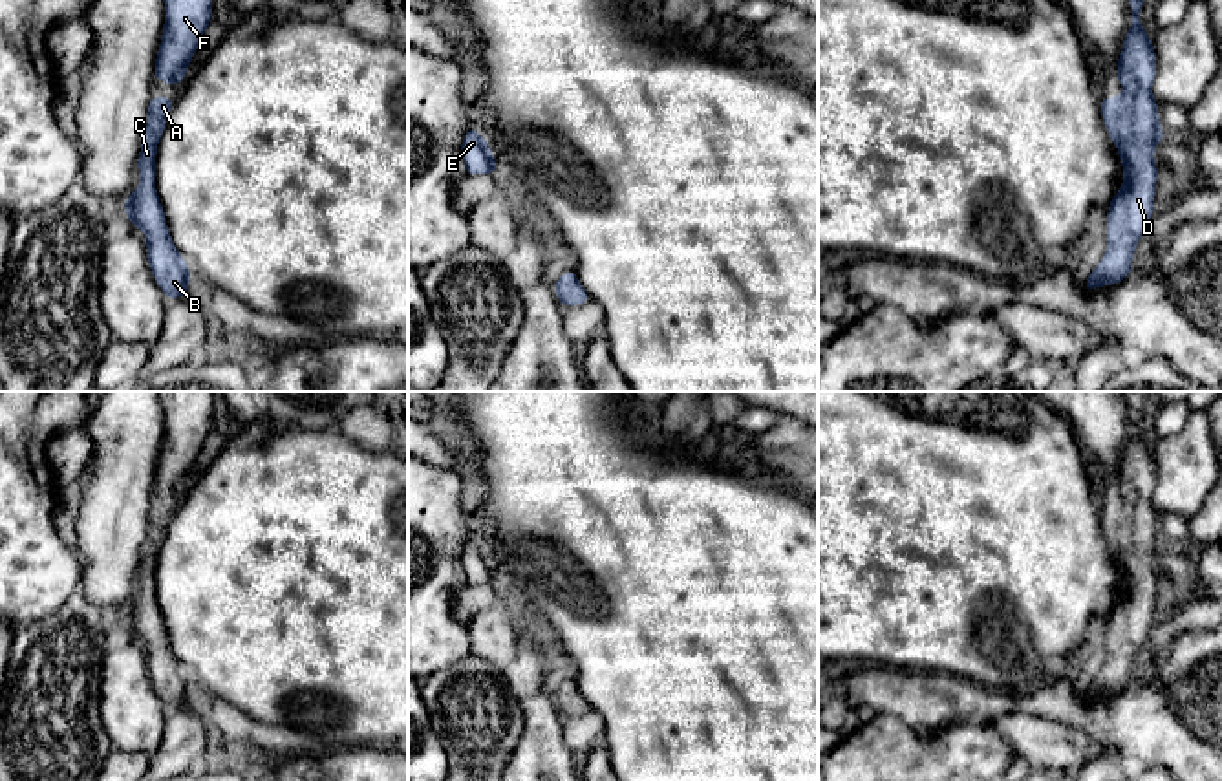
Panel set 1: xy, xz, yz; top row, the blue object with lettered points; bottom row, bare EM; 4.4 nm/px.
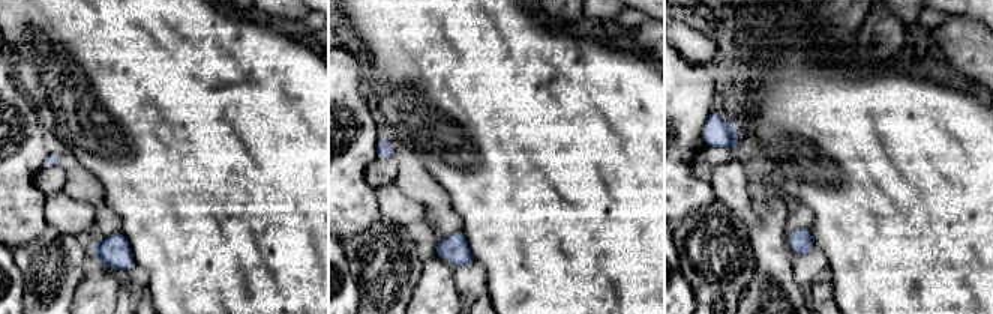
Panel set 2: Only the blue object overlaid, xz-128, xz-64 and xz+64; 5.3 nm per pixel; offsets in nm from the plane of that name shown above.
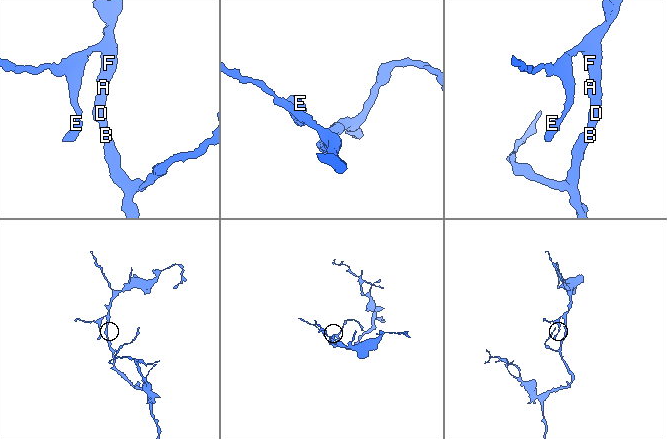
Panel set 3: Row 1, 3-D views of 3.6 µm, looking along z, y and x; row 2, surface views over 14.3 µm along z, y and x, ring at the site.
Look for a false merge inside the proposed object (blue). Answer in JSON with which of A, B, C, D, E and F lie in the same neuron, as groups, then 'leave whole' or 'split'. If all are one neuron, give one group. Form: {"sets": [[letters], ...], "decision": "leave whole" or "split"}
{"sets": [["A", "B", "C", "D", "E", "F"]], "decision": "leave whole"}

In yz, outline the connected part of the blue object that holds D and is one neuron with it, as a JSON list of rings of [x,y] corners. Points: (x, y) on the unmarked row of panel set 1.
[[[1123,391],[1132,426],[1116,477],[1123,505],[1099,508],[1107,543],[1116,552],[1123,574],[1123,594],[1107,618],[1107,658],[1094,682],[1085,686],[1087,701],[1116,695],[1127,688],[1136,655],[1154,626],[1158,593],[1154,562],[1165,543],[1152,505],[1154,452],[1147,448],[1140,432],[1145,395],[1147,391]]]

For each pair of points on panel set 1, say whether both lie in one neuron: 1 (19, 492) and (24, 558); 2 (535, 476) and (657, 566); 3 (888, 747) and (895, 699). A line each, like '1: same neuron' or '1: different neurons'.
1: same neuron
2: same neuron
3: different neurons

